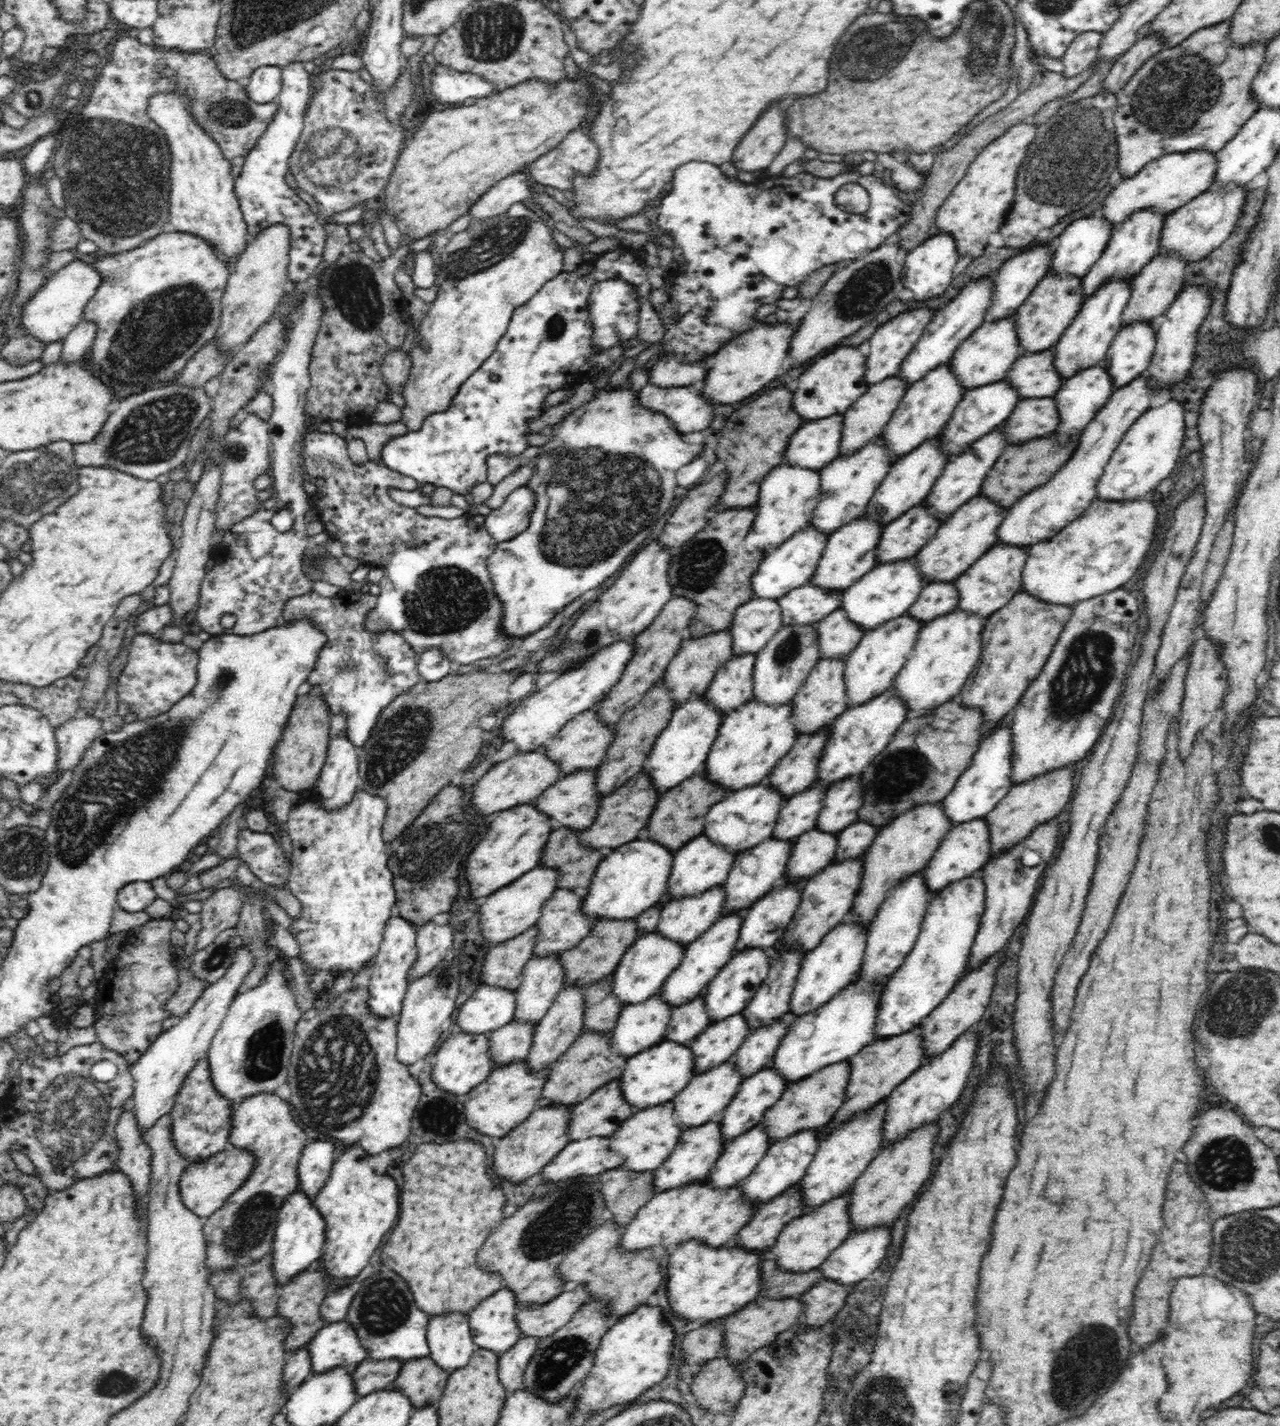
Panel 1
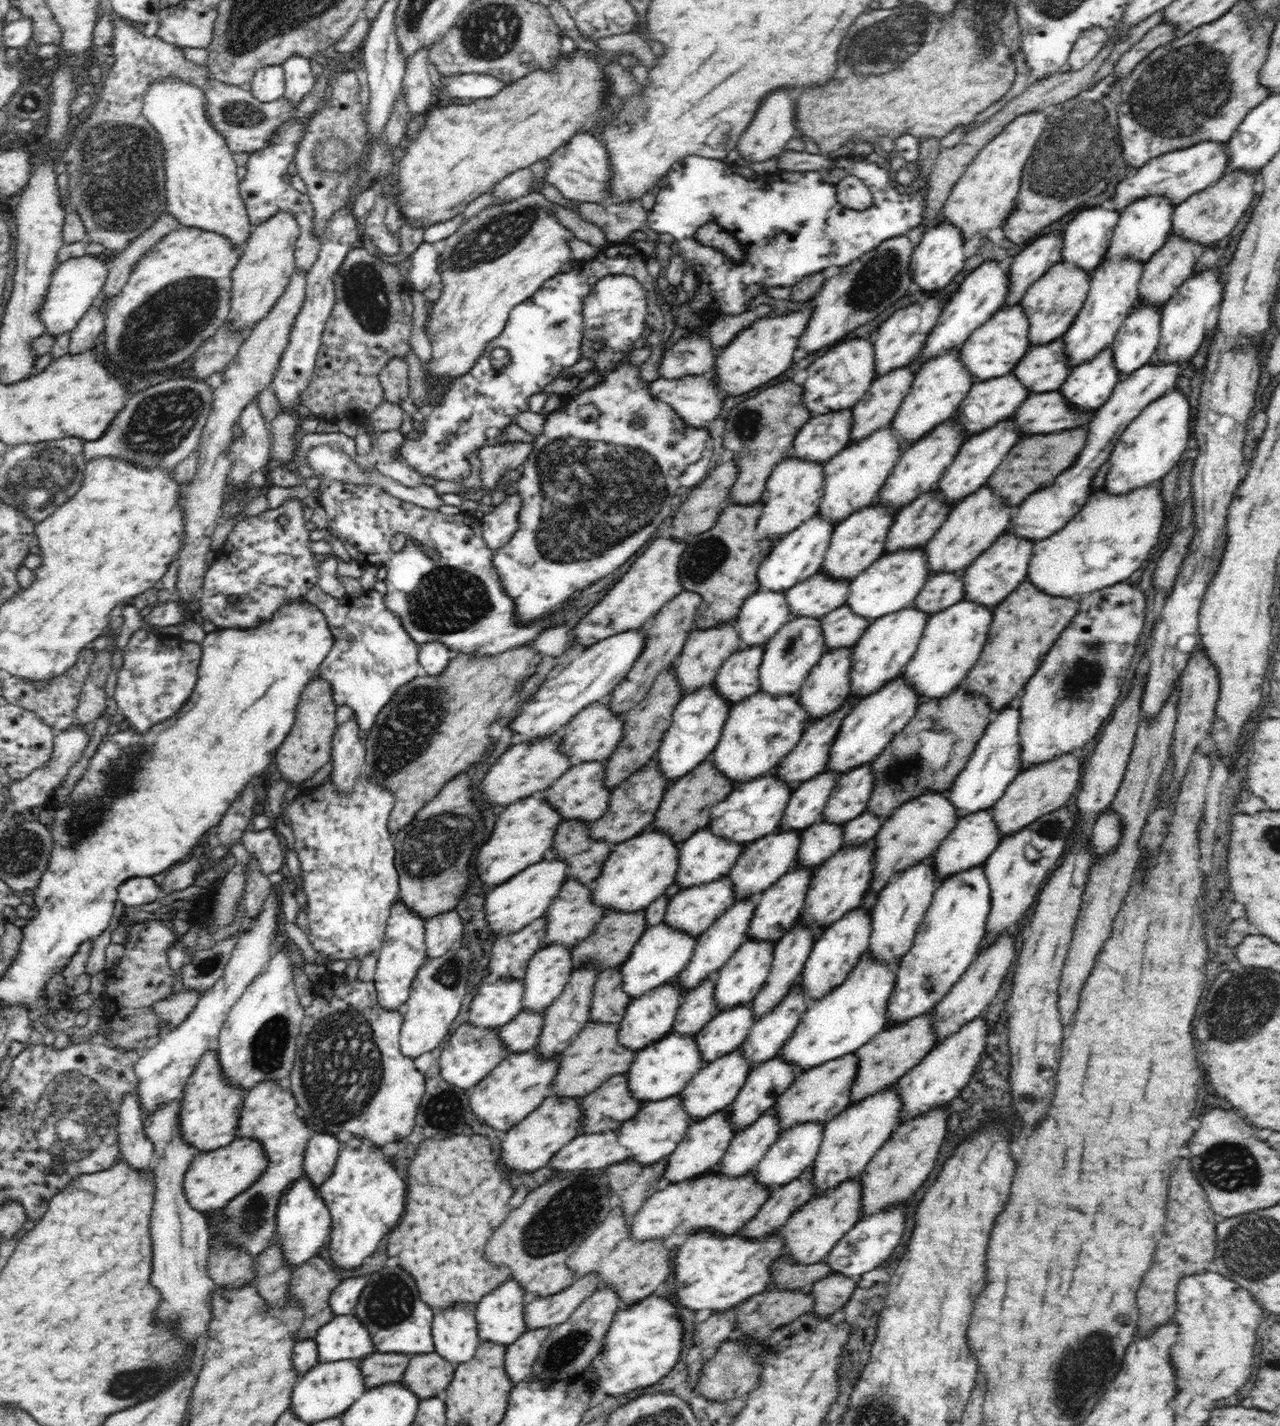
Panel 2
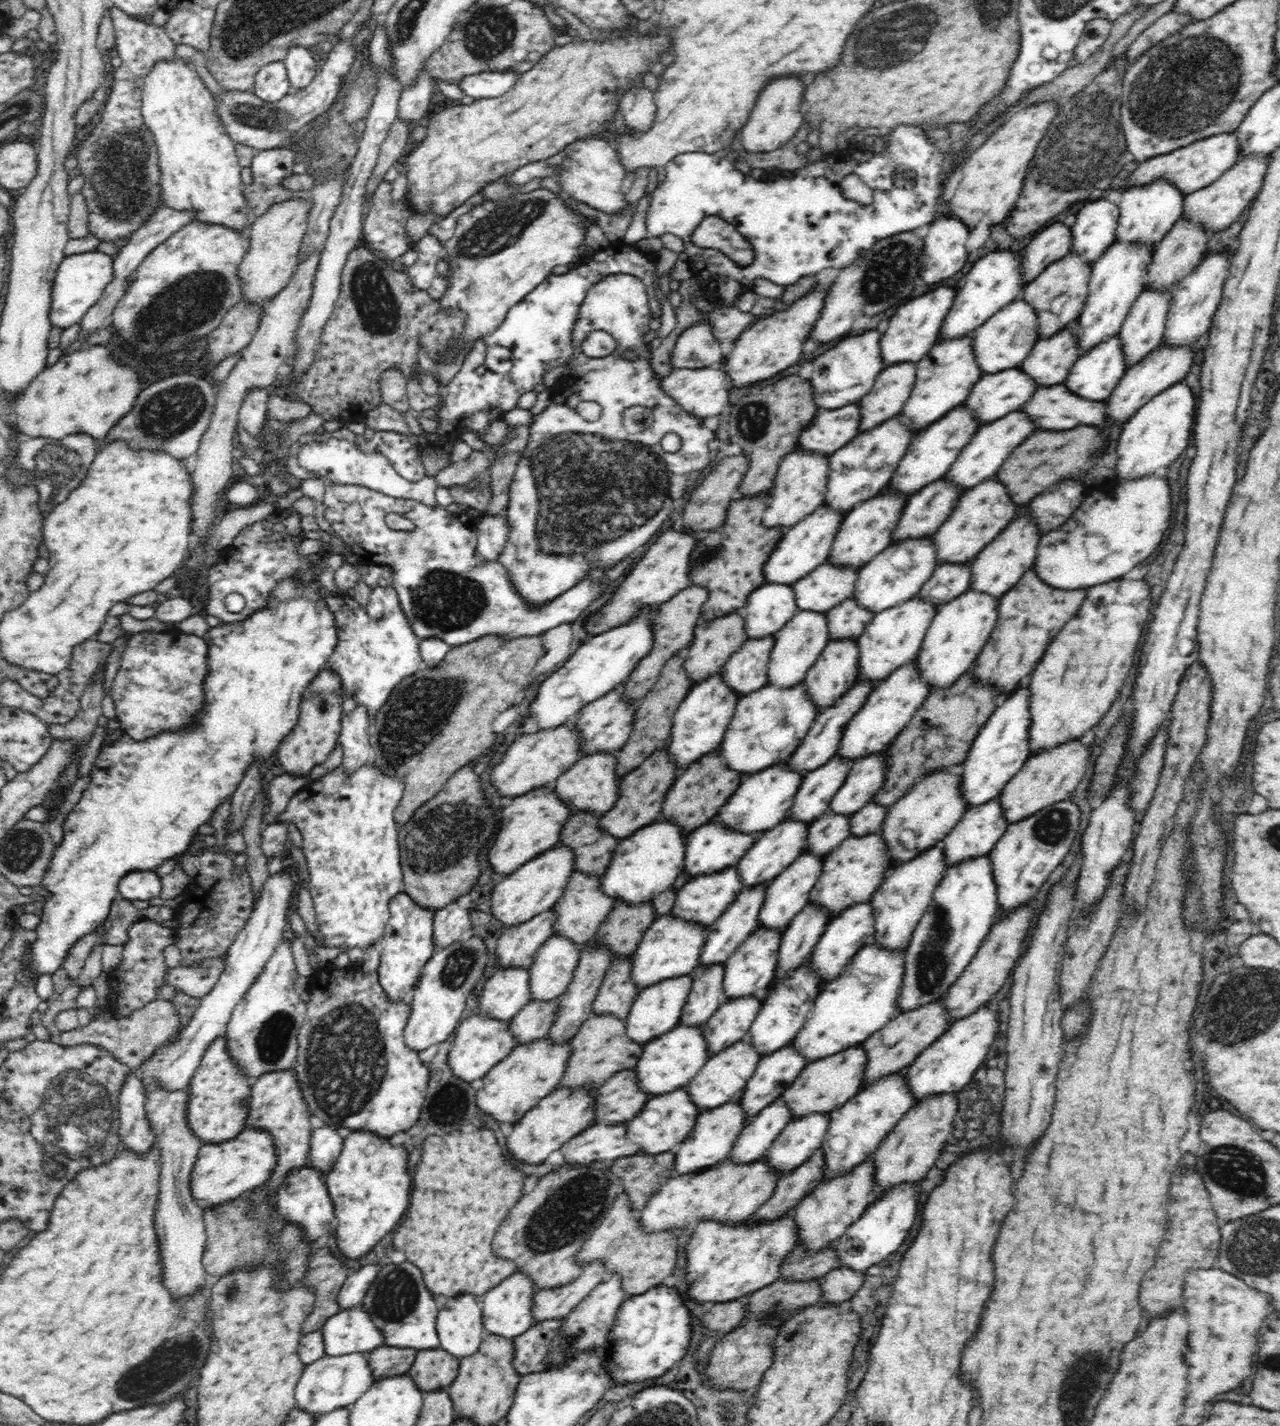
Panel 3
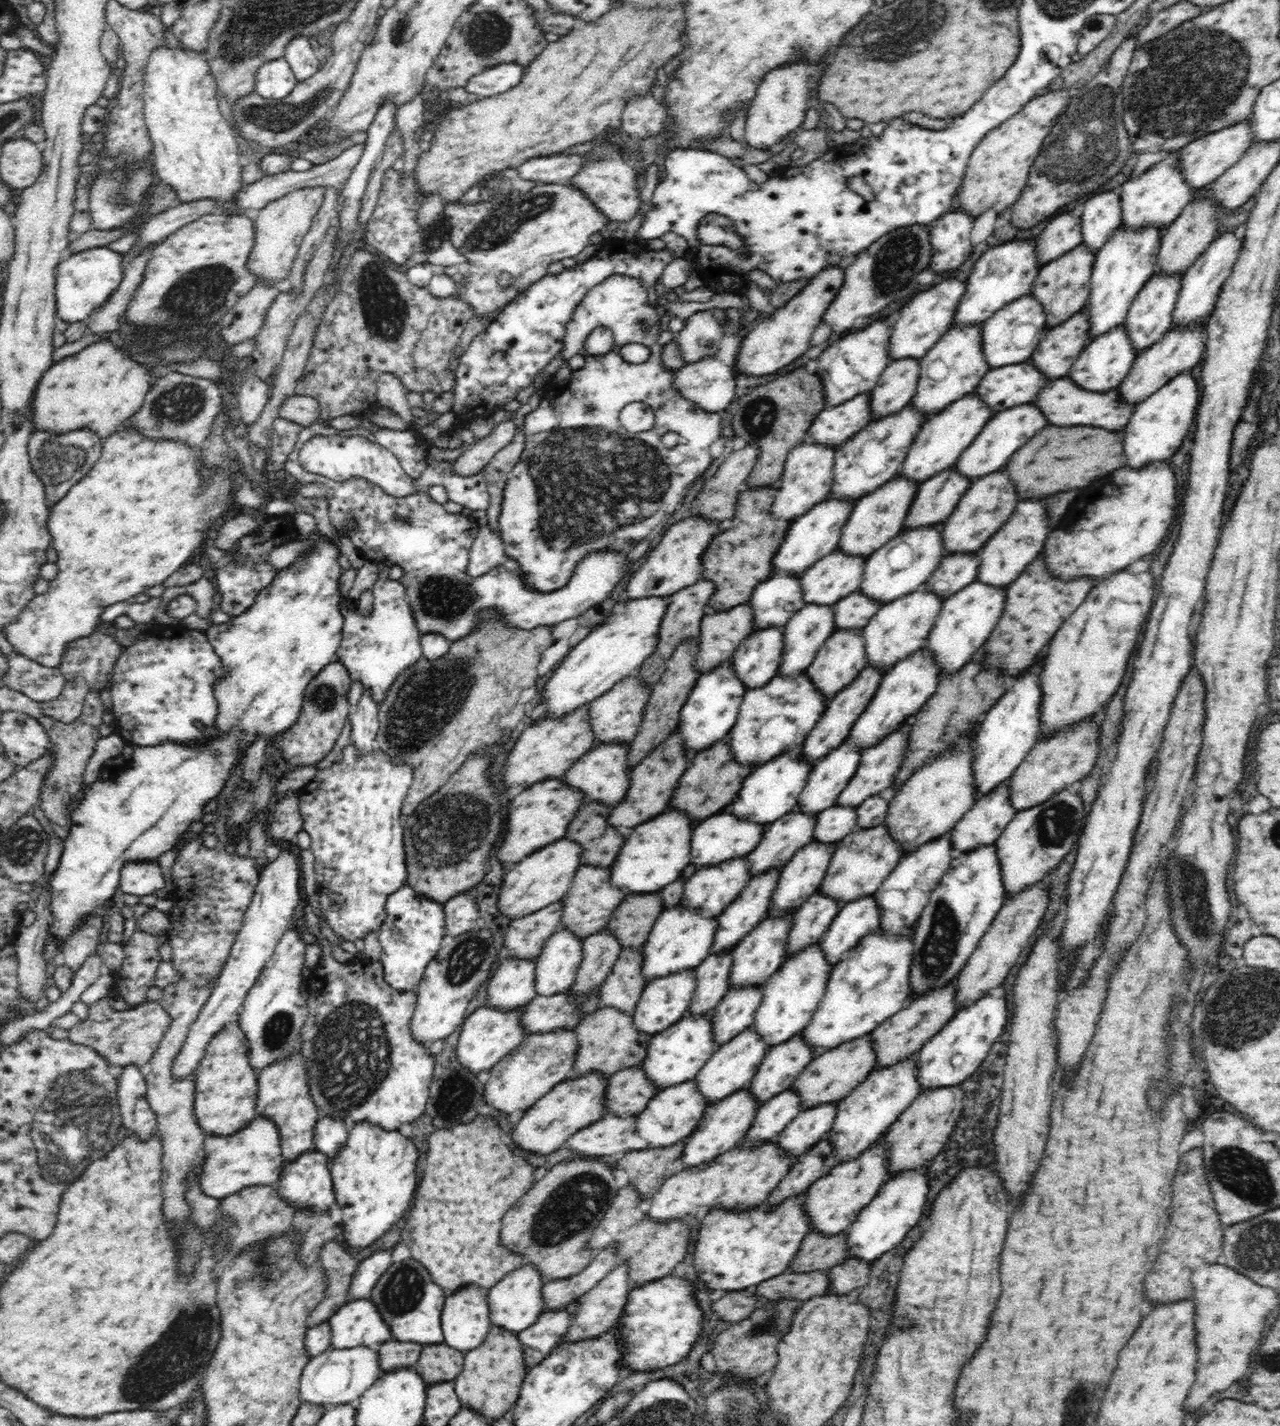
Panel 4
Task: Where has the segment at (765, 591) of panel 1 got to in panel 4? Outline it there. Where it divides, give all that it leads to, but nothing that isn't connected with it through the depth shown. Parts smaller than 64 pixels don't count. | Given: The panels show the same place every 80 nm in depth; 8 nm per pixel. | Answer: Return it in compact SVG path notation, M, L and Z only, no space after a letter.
M828 497L825 502L814 506L807 514L796 518L789 526L788 534L784 538L780 549L776 551L772 559L773 572L789 572L789 574L804 573L812 564L816 564L826 554L834 552L838 548L842 528L852 514L856 501L845 499L838 501Z

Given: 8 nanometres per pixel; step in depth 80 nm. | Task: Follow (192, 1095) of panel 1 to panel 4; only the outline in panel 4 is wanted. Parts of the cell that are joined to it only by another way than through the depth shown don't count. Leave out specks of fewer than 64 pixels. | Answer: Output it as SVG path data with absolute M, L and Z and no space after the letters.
M238 1022L228 1024L208 1043L206 1054L195 1070L194 1116L209 1136L230 1136L256 1118L257 1071L250 1063L248 1041Z

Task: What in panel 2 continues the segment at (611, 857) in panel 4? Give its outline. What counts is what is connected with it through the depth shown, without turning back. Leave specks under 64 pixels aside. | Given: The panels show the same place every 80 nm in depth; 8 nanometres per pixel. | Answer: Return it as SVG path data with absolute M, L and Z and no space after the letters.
M563 820L556 829L548 855L567 864L566 881L571 878L591 886L600 876L612 846L590 838L588 824L583 820Z

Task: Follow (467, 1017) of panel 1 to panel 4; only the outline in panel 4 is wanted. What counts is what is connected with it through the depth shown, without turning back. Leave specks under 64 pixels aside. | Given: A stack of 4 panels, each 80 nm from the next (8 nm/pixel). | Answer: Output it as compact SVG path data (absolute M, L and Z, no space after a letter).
M501 958L489 978L486 1005L498 1011L514 1011L536 994L536 961Z

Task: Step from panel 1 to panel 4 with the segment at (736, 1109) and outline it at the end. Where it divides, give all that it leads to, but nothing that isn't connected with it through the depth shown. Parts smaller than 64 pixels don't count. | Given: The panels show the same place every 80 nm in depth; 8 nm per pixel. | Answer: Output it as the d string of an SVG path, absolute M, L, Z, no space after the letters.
M800 1034L770 1047L748 1087L750 1093L761 1104L790 1090L796 1077L815 1056L811 1046Z

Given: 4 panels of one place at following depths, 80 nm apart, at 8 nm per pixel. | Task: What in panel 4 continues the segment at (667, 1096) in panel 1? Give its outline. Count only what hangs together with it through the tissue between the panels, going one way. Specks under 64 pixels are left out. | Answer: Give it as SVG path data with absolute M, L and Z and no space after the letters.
M712 1014L686 1015L673 1026L653 1035L641 1065L646 1076L658 1087L658 1090L694 1080L699 1070L718 1048L713 1039L713 1027Z

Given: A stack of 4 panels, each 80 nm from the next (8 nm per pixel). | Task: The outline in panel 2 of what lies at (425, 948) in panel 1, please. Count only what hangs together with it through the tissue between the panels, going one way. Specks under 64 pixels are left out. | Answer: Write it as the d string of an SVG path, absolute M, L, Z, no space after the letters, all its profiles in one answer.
M455 909L425 919L426 957L436 959L461 948L463 936L464 924Z

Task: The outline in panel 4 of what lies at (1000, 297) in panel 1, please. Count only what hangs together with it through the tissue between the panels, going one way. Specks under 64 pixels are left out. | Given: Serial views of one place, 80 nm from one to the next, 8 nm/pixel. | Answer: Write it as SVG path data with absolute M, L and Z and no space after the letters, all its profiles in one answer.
M1070 213L1056 214L1046 227L1036 236L1036 256L1040 267L1060 258L1070 249L1082 244L1081 219Z

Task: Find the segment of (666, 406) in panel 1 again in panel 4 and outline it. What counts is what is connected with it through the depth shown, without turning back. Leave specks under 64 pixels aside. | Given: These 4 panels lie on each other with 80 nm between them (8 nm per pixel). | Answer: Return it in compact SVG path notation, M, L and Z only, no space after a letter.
M714 358L684 365L675 372L670 384L680 397L708 412L728 408L734 400L736 370Z

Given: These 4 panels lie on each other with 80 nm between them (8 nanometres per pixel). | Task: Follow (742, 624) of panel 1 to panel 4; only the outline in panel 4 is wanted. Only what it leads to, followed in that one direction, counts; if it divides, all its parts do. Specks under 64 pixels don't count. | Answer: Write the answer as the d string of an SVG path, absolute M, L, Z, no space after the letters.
M773 572L771 577L761 582L751 596L754 611L753 627L762 630L768 626L784 626L804 603L800 574Z

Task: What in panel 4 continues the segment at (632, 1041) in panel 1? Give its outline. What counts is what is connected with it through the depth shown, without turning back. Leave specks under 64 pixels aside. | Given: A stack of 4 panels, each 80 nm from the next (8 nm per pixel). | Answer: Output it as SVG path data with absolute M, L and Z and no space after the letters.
M695 969L653 979L646 985L646 988L644 988L644 992L642 992L640 1000L632 1012L634 1016L634 1028L638 1032L655 1035L673 1026L687 1015L688 1005L692 1000L695 990Z

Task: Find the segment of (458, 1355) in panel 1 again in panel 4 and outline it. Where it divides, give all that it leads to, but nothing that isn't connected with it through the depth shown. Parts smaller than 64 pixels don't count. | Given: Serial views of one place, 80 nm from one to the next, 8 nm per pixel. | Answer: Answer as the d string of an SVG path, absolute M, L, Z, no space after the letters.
M468 1284L468 1286L448 1295L441 1312L444 1342L448 1346L466 1353L468 1350L478 1348L484 1342L488 1331L491 1329L487 1294L488 1289L480 1288L475 1284Z

